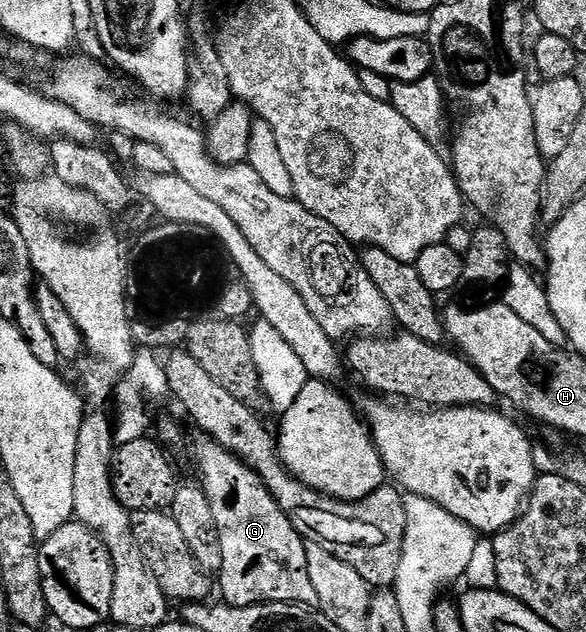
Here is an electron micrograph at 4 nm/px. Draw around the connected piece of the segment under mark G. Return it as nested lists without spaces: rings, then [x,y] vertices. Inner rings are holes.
[[[207,434],[198,436],[192,452],[200,471],[198,484],[204,489],[210,510],[214,510],[222,542],[218,592],[224,595],[223,603],[235,608],[270,602],[315,605],[314,582],[310,582],[306,570],[306,541],[294,530],[282,506],[274,502],[270,490],[266,490],[266,482],[217,440]]]

